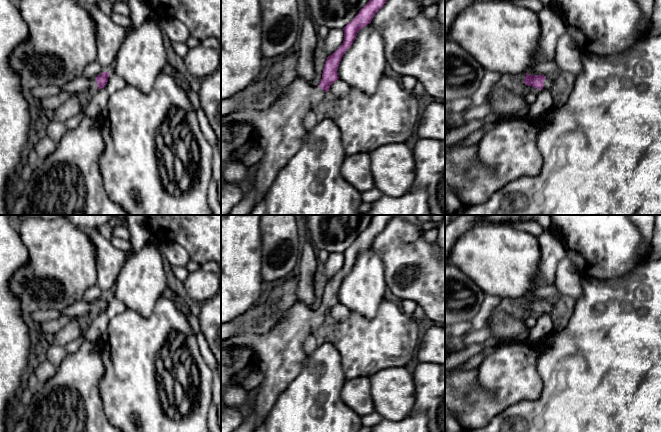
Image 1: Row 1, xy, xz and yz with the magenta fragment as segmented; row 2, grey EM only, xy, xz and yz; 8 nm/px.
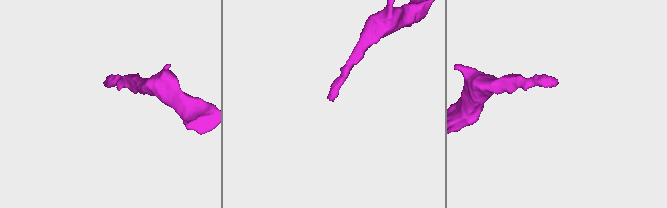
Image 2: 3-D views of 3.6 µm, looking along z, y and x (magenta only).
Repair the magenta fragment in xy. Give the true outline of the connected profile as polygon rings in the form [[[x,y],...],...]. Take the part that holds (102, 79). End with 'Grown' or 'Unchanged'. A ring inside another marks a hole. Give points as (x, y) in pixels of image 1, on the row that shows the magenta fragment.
[[[105,71],[96,78],[89,79],[79,76],[61,87],[61,91],[75,93],[77,95],[86,96],[94,93],[98,89],[106,86],[109,78],[109,72]]]. Grown

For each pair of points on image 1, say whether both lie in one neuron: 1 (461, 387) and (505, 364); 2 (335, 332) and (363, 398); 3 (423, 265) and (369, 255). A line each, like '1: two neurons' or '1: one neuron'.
1: two neurons
2: two neurons
3: two neurons

